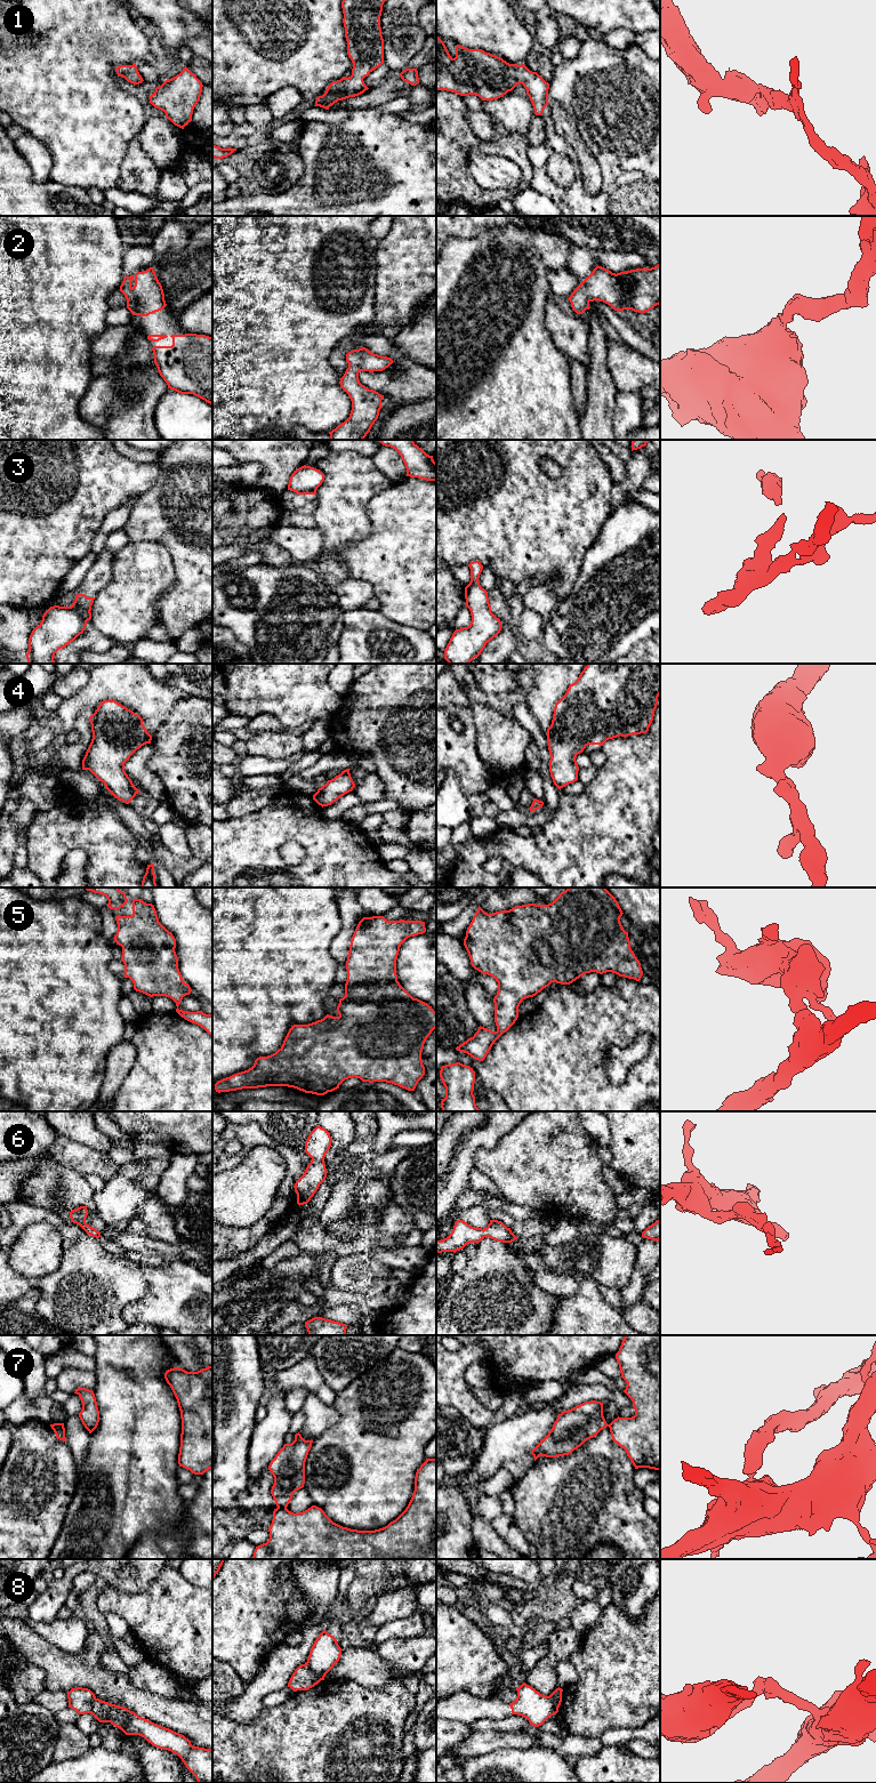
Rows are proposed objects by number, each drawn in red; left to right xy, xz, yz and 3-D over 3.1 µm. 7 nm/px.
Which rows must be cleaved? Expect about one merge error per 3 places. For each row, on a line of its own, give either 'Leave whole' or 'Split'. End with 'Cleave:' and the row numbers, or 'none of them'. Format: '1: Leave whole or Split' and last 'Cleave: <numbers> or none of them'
1: Leave whole
2: Leave whole
3: Split
4: Leave whole
5: Leave whole
6: Leave whole
7: Split
8: Split
Cleave: 3, 7, 8

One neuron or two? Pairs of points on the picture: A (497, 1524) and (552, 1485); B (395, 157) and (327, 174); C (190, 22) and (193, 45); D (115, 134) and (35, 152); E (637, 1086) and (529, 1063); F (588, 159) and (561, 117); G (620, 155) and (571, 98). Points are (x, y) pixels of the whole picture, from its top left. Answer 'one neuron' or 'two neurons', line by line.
A: two neurons
B: one neuron
C: two neurons
D: two neurons
E: one neuron
F: one neuron
G: one neuron

